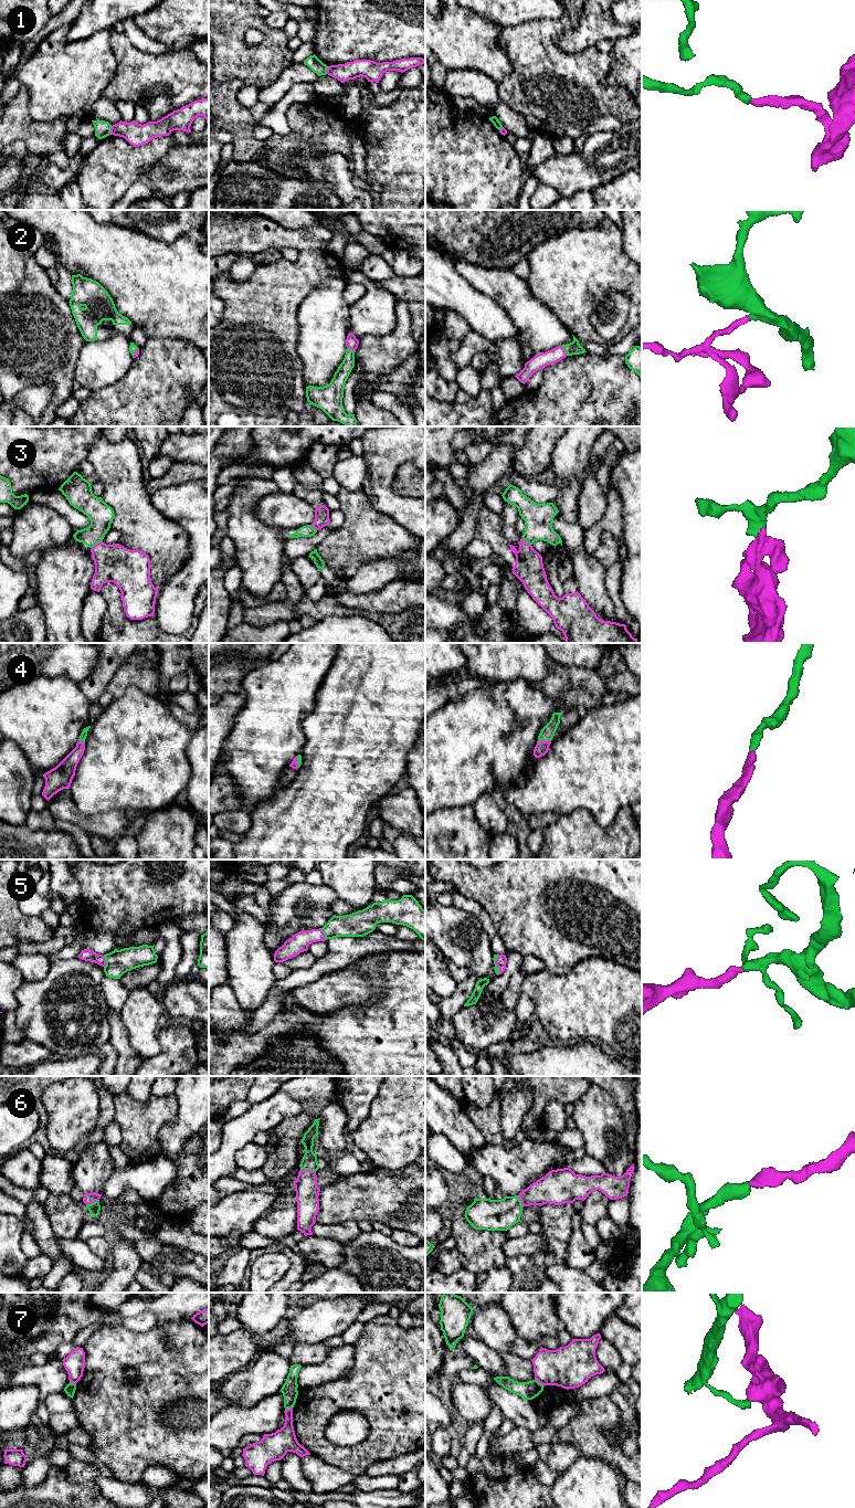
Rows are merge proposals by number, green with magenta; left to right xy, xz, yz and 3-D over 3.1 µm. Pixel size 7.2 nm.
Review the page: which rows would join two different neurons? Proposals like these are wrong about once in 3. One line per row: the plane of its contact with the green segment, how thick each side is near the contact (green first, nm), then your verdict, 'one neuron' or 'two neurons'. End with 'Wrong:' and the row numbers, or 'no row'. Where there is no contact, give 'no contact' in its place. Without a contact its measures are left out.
1: meets green in xy; 110 nm thick on the green side, 160 nm on the other; two neurons
2: meets green in yz; 100 nm thick on the green side, 110 nm on the other; one neuron
3: meets green in xy; 180 nm thick on the green side, 280 nm on the other; two neurons
4: meets green in yz; 100 nm thick on the green side, 100 nm on the other; one neuron
5: meets green in xz; 180 nm thick on the green side, 140 nm on the other; one neuron
6: meets green in xz; 110 nm thick on the green side, 170 nm on the other; one neuron
7: meets green in yz; 130 nm thick on the green side, 300 nm on the other; two neurons
Wrong: 1, 3, 7

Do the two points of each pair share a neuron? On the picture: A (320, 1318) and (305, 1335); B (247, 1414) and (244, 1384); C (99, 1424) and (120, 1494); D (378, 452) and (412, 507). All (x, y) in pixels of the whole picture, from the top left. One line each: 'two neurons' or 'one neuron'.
A: one neuron
B: two neurons
C: two neurons
D: one neuron

